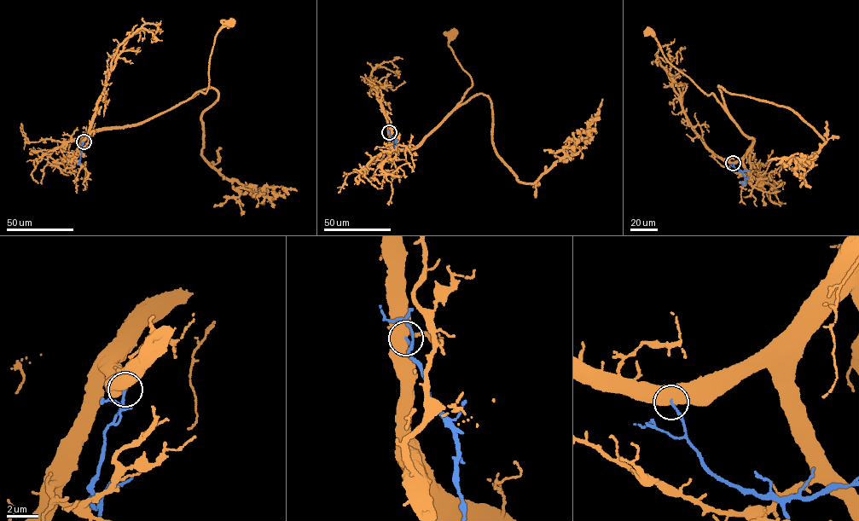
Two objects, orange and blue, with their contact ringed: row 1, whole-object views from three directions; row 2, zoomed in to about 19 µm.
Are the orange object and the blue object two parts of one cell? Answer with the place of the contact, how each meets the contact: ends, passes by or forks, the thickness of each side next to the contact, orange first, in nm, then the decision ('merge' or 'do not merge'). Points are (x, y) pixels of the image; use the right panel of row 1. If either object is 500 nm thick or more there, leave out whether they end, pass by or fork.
at (733, 163); 800 nm thick on the orange side, 150 nm on the other; do not merge

